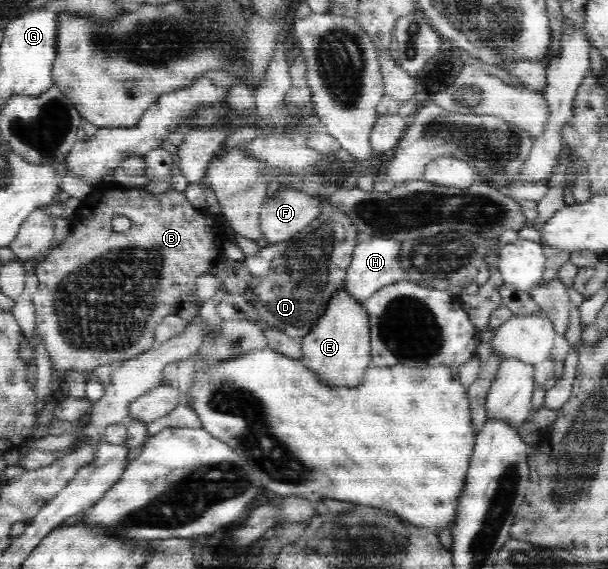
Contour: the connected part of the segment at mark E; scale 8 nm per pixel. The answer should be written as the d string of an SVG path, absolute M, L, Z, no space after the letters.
M340 285L327 301L322 316L314 327L303 336L302 362L322 378L326 384L336 386L356 386L362 383L363 372L371 363L371 339L369 336L369 314L358 299Z

